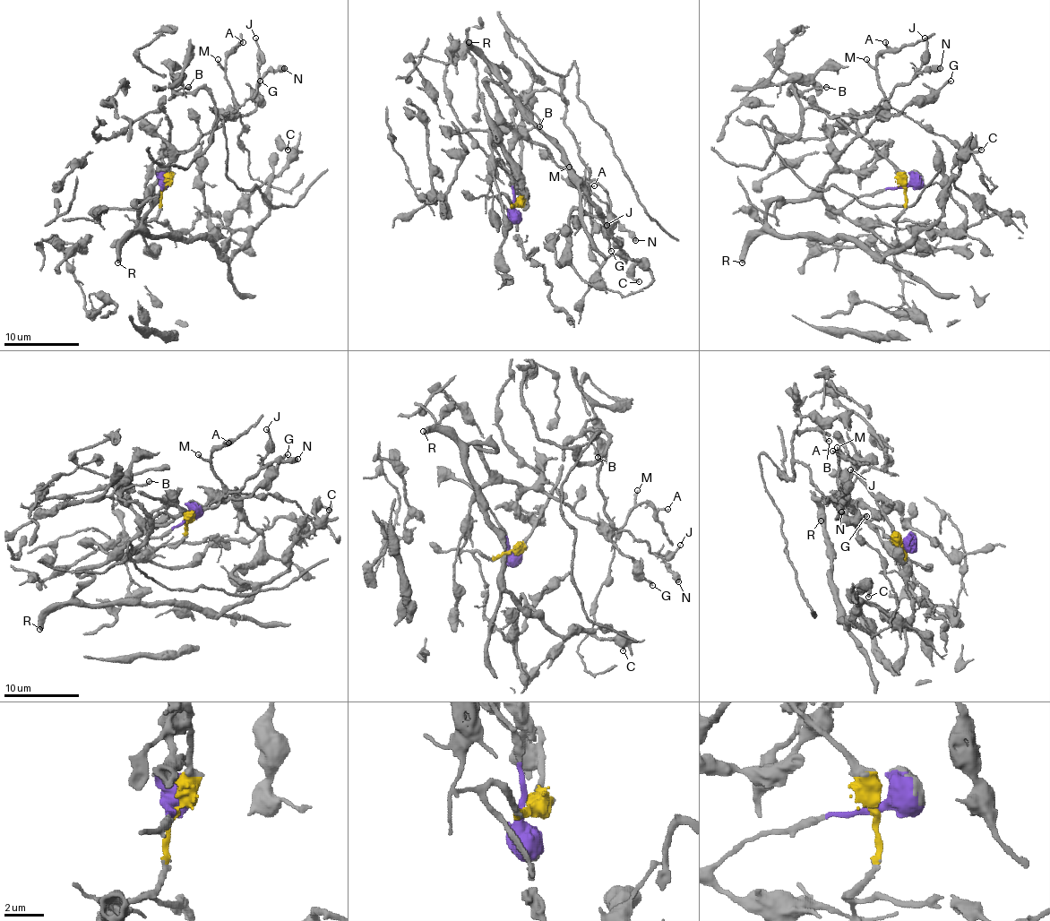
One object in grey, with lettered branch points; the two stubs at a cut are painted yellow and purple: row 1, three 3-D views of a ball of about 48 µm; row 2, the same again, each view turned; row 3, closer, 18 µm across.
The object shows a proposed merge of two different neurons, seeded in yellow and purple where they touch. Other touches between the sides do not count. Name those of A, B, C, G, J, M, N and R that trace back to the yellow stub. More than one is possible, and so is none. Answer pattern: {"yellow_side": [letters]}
{"yellow_side": ["A", "B", "J", "M", "N"]}

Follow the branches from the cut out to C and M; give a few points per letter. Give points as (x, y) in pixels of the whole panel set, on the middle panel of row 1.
C: (513, 205), (491, 142), (489, 83), (508, 73), (493, 66), (619, 248), (641, 262), (640, 282)
M: (513, 205), (521, 166), (513, 113), (536, 90), (555, 90), (566, 102), (564, 124), (589, 181), (568, 166)

